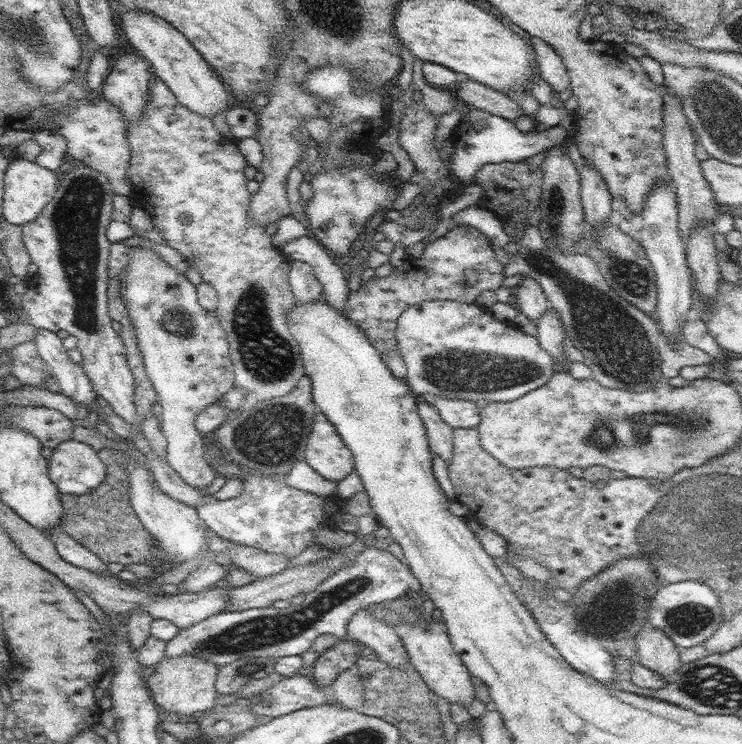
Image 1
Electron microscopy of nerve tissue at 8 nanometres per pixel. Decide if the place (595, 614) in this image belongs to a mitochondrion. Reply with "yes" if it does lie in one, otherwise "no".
yes

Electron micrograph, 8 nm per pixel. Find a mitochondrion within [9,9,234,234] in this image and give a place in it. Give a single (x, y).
(36, 42)

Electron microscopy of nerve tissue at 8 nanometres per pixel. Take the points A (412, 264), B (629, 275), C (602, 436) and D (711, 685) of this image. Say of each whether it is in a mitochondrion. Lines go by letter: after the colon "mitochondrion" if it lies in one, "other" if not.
A: other
B: mitochondrion
C: mitochondrion
D: mitochondrion

